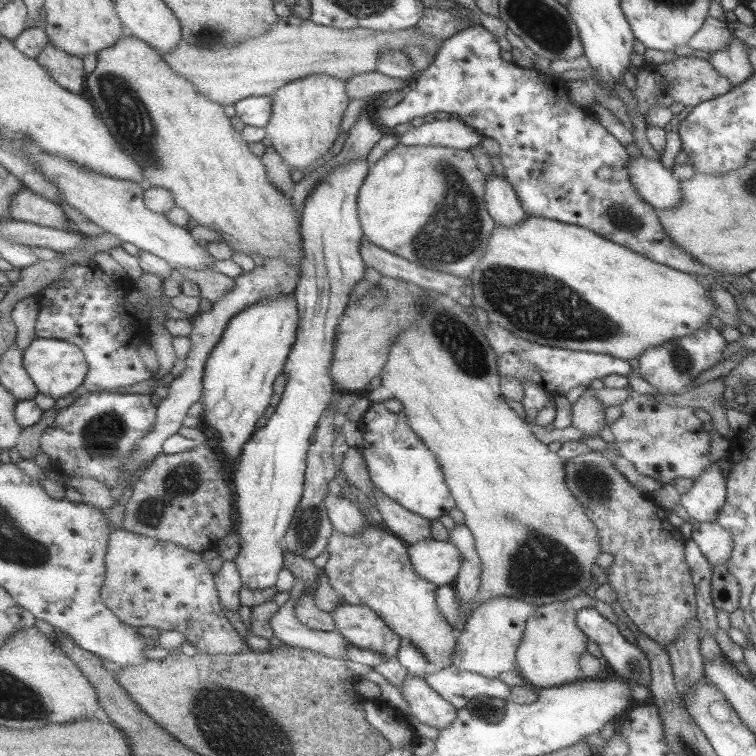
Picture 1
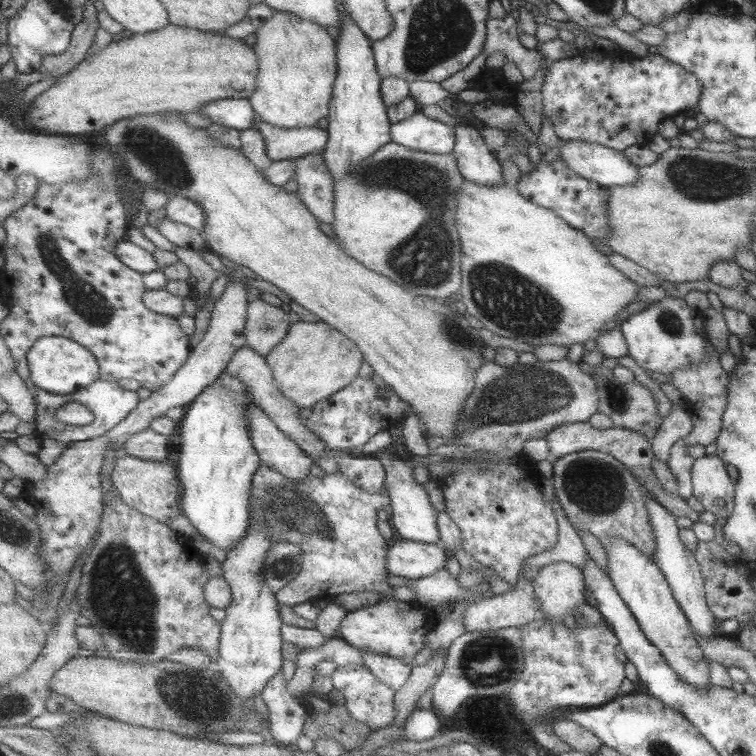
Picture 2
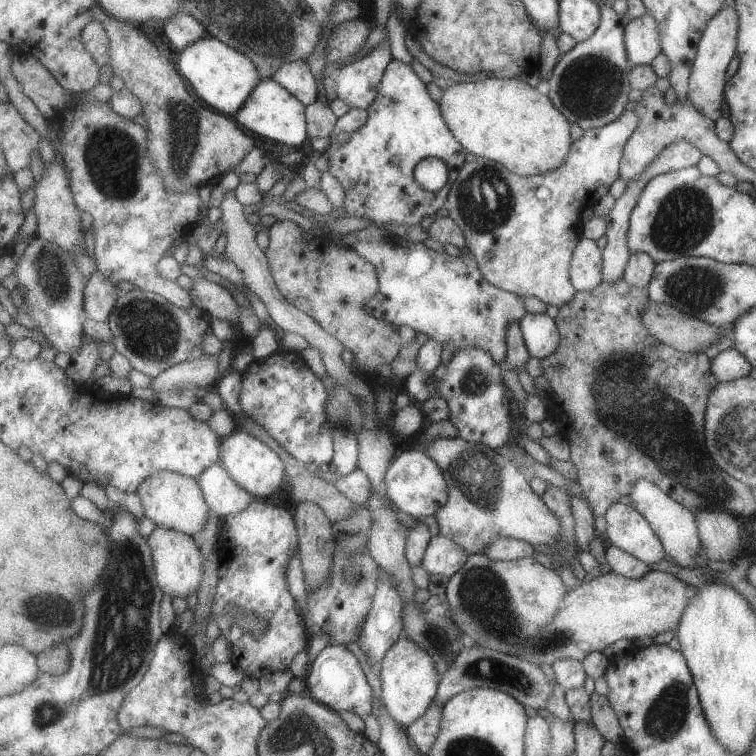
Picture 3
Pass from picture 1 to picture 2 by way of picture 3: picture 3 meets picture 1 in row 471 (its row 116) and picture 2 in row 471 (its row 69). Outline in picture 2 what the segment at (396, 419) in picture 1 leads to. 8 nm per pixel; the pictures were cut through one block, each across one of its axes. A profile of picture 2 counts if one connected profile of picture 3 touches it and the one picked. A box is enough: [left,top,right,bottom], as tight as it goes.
[376,443,441,544]

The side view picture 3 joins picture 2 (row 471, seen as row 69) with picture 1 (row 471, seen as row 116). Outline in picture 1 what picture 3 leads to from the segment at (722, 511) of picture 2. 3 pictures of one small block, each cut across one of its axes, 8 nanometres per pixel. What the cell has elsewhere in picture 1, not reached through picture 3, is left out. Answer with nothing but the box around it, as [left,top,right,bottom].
[680,465,726,522]

